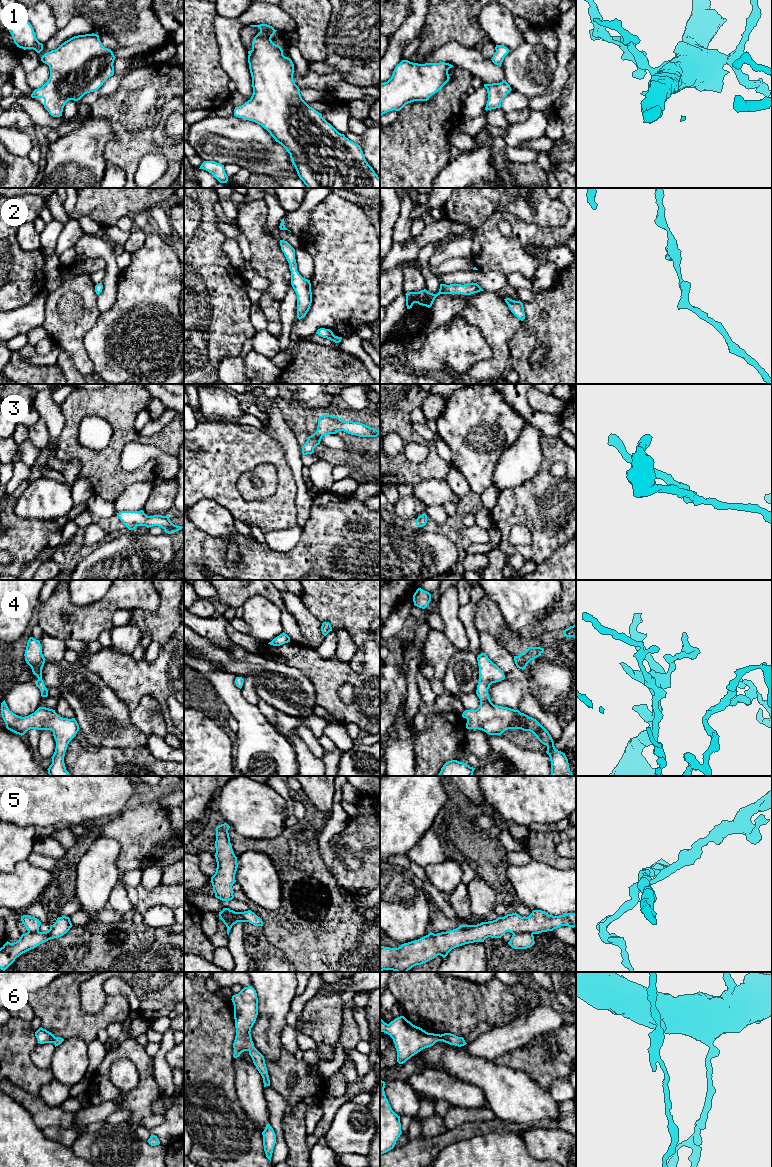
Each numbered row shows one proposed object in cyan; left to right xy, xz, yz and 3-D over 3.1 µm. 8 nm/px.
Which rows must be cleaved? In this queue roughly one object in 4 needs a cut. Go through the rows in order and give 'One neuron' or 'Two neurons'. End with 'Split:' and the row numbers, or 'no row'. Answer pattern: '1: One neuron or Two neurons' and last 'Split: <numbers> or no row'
1: One neuron
2: One neuron
3: One neuron
4: One neuron
5: Two neurons
6: One neuron
Split: 5

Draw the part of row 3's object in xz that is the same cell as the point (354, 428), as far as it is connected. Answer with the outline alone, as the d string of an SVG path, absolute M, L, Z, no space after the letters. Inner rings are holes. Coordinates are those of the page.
M325 414L319 416L317 430L313 435L308 437L302 447L302 454L307 455L314 453L314 448L320 444L323 436L336 434L339 431L344 431L359 437L377 437L380 434L379 430L360 422L344 421L338 416Z

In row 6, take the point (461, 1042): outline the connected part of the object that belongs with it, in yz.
M404 1016L395 1018L389 1024L380 1017L380 1031L388 1034L395 1044L397 1062L405 1063L421 1050L433 1046L438 1041L443 1041L458 1047L467 1043L463 1037L451 1033L434 1034L428 1033L420 1027L413 1025Z

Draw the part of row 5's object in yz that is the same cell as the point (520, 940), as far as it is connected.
M530 933L513 934L508 944L514 949L527 949L535 944L534 936Z

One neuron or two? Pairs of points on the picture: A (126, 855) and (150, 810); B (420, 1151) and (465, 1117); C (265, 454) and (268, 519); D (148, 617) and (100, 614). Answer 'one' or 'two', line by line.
A: one
B: two
C: one
D: two

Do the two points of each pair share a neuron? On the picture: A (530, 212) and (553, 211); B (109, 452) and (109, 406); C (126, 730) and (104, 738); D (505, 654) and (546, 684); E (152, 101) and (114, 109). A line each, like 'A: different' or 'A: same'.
A: same
B: same
C: same
D: different
E: same

